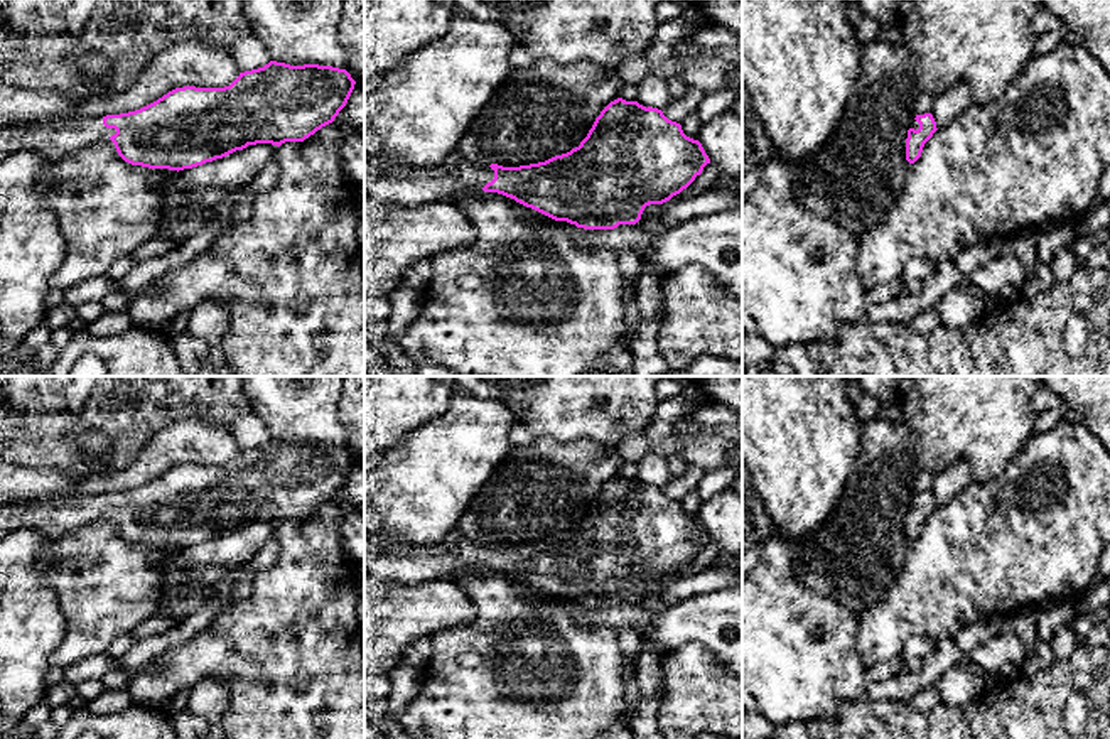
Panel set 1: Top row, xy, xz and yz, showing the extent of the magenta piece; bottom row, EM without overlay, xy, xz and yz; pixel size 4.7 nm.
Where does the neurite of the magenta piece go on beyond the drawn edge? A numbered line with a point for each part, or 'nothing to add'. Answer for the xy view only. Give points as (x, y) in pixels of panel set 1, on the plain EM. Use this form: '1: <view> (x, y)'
1: xy (59, 515)

